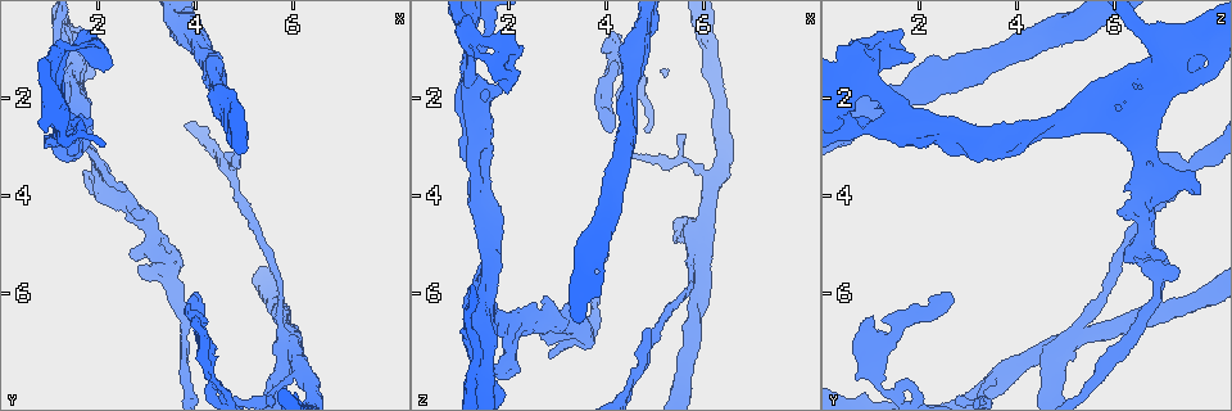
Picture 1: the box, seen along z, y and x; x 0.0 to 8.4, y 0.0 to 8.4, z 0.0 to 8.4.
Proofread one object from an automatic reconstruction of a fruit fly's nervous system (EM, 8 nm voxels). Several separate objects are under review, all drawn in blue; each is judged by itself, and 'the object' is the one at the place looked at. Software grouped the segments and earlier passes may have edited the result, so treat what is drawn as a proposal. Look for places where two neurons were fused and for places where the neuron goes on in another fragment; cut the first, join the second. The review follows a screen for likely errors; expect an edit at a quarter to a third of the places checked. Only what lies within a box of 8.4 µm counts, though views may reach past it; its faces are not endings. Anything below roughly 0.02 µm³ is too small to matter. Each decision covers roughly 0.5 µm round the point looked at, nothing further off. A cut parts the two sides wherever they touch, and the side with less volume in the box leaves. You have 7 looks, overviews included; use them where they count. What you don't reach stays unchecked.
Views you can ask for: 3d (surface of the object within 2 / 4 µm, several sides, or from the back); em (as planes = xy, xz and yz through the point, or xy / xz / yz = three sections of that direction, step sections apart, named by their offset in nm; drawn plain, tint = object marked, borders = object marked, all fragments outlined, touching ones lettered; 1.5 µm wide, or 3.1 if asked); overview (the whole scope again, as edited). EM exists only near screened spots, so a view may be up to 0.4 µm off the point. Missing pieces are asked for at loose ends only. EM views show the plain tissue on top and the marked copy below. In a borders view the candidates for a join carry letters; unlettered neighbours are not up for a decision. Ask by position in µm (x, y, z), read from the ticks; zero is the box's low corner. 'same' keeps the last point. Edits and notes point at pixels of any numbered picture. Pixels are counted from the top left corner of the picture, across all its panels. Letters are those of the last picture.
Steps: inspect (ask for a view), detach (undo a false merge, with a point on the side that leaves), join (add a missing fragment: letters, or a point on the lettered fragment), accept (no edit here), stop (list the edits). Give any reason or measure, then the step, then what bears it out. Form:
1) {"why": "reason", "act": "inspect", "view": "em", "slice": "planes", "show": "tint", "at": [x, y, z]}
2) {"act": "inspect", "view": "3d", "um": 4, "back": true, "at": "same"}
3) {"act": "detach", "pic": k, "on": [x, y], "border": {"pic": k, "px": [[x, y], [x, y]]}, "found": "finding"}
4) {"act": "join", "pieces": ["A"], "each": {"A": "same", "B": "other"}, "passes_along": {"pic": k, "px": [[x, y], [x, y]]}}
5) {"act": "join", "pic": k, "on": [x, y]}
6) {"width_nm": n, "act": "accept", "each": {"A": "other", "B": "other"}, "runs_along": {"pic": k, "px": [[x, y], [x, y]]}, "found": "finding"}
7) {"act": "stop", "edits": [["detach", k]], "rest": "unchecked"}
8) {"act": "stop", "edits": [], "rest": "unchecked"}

{"why": "free end", "act": "inspect", "view": "3d", "um": 2, "at": [4.10, 6.95, 0.65]}

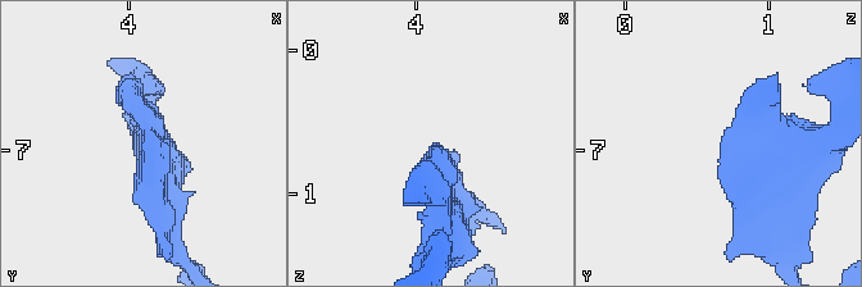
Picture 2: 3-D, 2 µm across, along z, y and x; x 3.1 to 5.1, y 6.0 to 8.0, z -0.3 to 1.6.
{"act": "inspect", "view": "em", "slice": "planes", "show": "borders", "at": [4.12, 6.98, 0.64]}

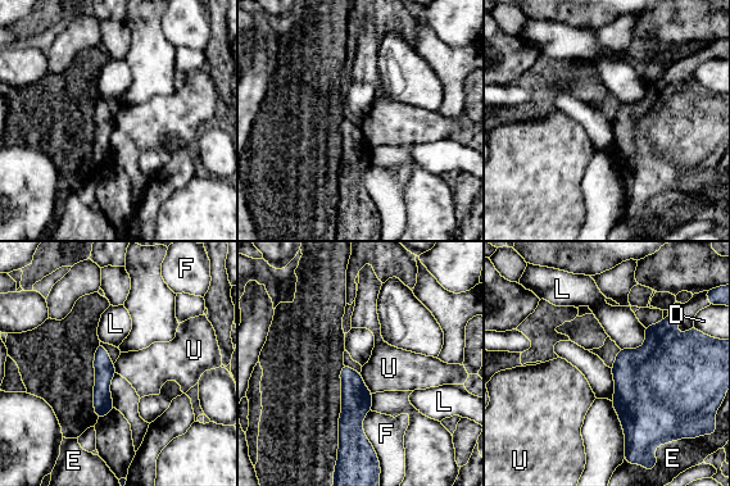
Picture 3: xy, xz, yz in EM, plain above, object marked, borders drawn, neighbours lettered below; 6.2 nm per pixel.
{"act": "accept", "each": {"D": "other", "E": "other", "F": "other", "L": "other", "U": "other"}, "runs_along": {"pic": 3, "px": [[100, 349], [100, 413]]}, "found": "no lettered fragment goes on from it"}

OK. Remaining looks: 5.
{"why": "four or more arms meet", "act": "inspect", "view": "3d", "um": 4, "at": [5.90, 7.20, 4.80]}

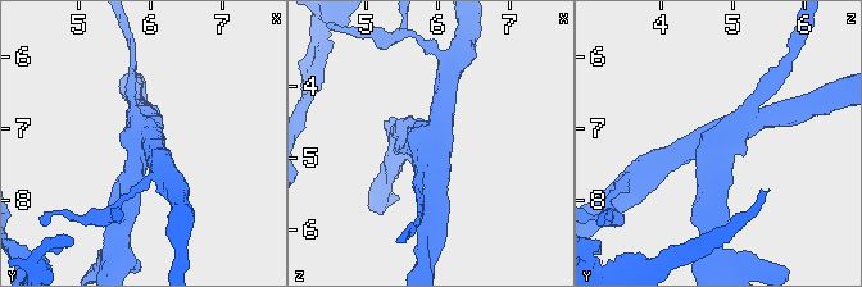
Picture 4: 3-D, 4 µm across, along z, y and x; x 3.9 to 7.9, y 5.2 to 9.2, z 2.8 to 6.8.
{"arms": 4, "act": "inspect", "view": "em", "slice": "yz", "step": 8, "show": "borders", "at": [5.85, 7.15, 4.80]}

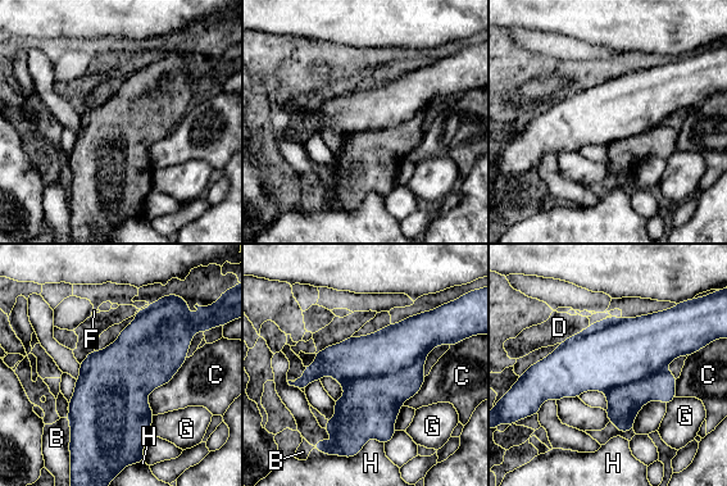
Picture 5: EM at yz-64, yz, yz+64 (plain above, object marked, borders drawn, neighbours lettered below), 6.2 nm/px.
{"act": "detach", "pic": 5, "on": [369, 407], "each": {"B": "other", "C": "other", "D": "other", "F": "other", "G": "other", "H": "other"}, "border": {"pic": 5, "px": [[430, 349], [392, 373], [341, 384]]}, "found": "two neurons meet here"}

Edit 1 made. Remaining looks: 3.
{"act": "inspect", "view": "overview"}

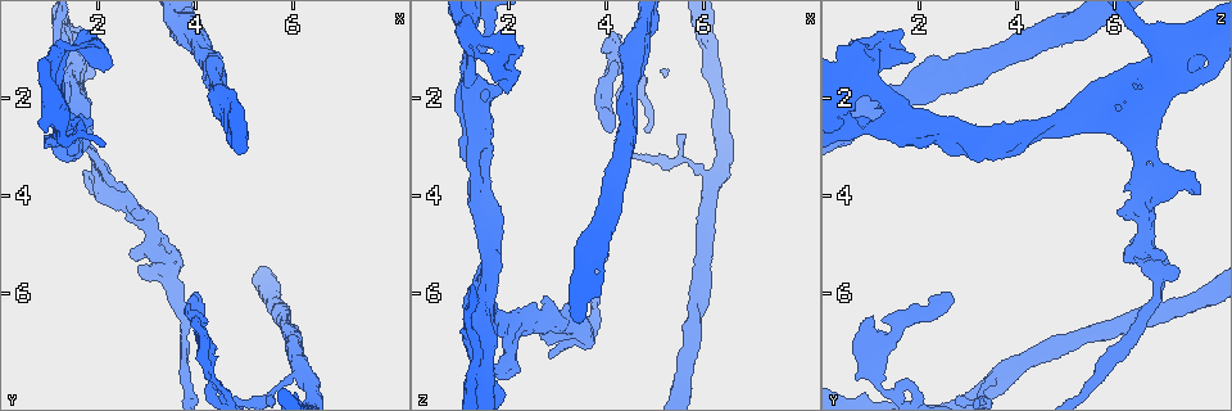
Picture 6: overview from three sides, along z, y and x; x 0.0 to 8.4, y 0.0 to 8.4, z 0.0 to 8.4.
{"why": "sudden change in width", "act": "inspect", "view": "3d", "um": 2, "at": [1.40, 0.85, 7.75]}

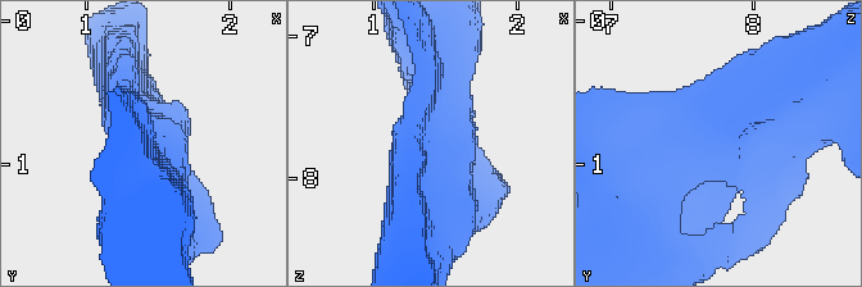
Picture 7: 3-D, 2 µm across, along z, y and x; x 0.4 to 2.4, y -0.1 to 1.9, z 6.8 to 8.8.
{"act": "inspect", "view": "em", "slice": "planes", "show": "borders", "at": [1.44, 0.86, 7.72]}

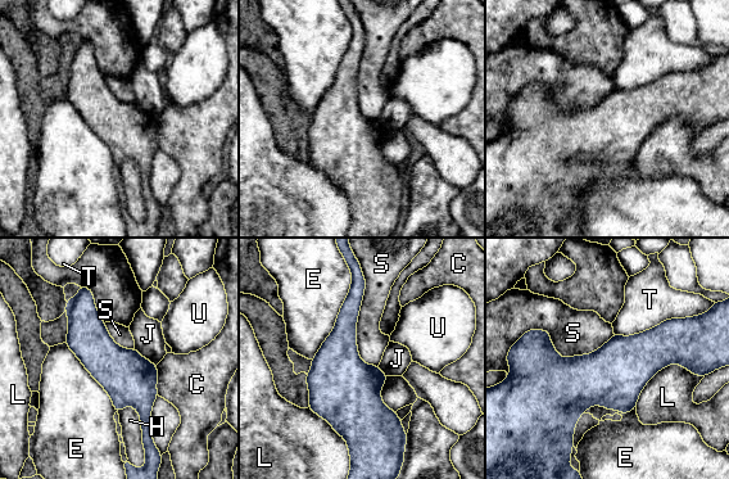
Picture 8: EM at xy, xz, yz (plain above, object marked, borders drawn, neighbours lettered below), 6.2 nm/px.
{"act": "accept", "each": {"C": "other", "E": "other", "H": "other", "J": "other", "L": "other", "S": "other", "T": "other", "U": "other"}, "border": {"pic": 8, "px": [[365, 276], [356, 346], [377, 366]]}, "found": "one neuron here"}

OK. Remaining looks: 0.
{"act": "stop", "edits": [["detach", 5]], "rest": "unchecked"}

